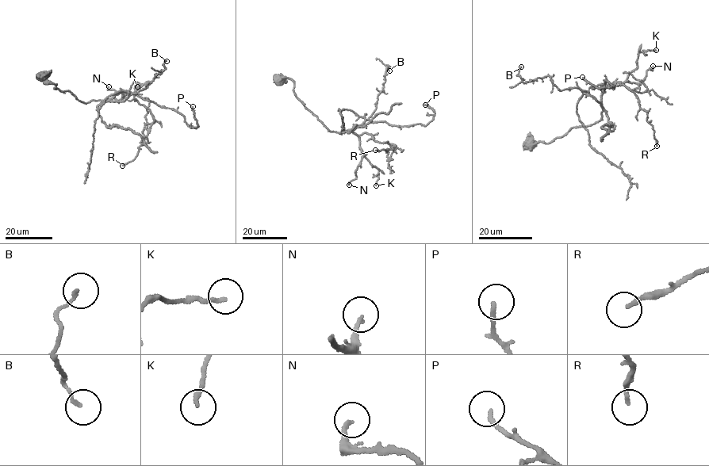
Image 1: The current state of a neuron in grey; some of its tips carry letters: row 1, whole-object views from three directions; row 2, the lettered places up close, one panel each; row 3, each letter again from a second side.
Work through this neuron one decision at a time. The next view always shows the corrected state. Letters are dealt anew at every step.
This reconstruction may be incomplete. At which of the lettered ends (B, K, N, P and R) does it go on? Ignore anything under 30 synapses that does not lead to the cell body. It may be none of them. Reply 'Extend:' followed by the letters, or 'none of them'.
Extend: none of them

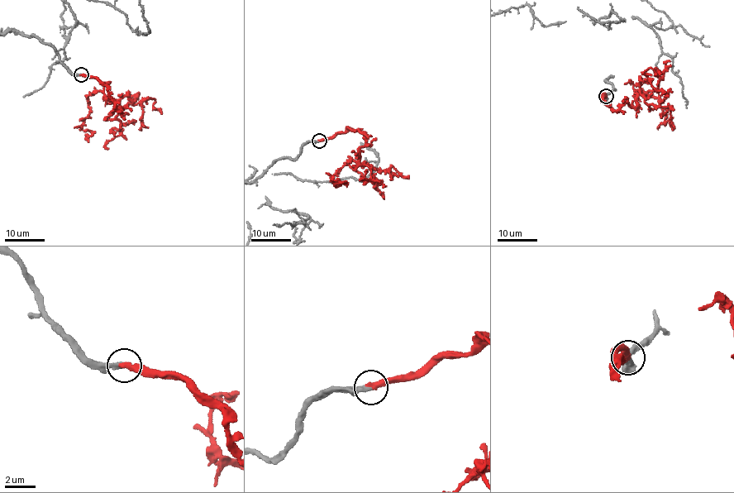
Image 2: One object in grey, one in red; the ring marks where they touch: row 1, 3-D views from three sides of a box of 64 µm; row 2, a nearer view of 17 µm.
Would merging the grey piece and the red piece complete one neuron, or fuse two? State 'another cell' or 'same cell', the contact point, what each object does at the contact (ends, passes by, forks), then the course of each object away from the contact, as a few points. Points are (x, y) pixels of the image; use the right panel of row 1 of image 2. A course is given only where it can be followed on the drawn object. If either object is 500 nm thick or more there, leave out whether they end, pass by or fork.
same cell | (606, 96) | grey ends | red ends | red via (606, 96), (616, 110), (635, 107), (636, 91), (661, 100), (673, 130)

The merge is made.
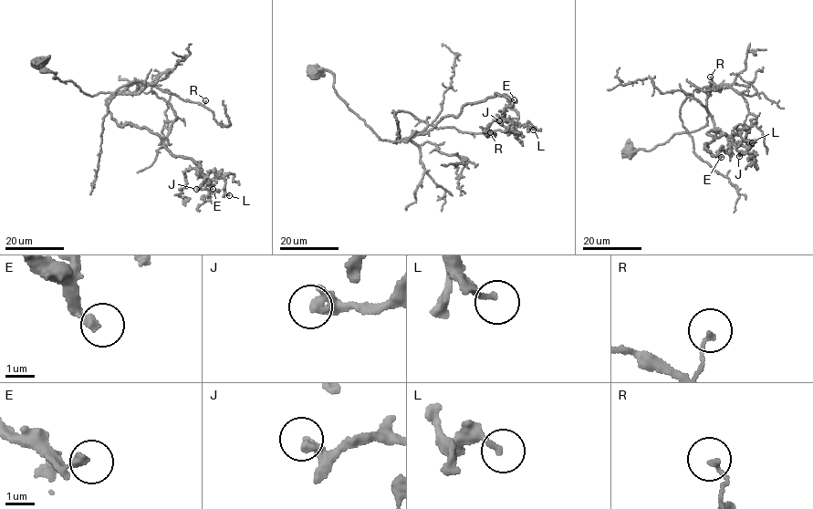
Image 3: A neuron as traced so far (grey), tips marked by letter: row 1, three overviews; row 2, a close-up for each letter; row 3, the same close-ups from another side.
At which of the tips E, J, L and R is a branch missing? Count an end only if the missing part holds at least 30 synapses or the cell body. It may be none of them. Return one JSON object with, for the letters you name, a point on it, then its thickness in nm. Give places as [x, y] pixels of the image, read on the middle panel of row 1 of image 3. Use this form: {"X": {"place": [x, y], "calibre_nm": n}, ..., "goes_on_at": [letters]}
{"E": {"place": [514, 99], "calibre_nm": 280}, "goes_on_at": ["E"]}

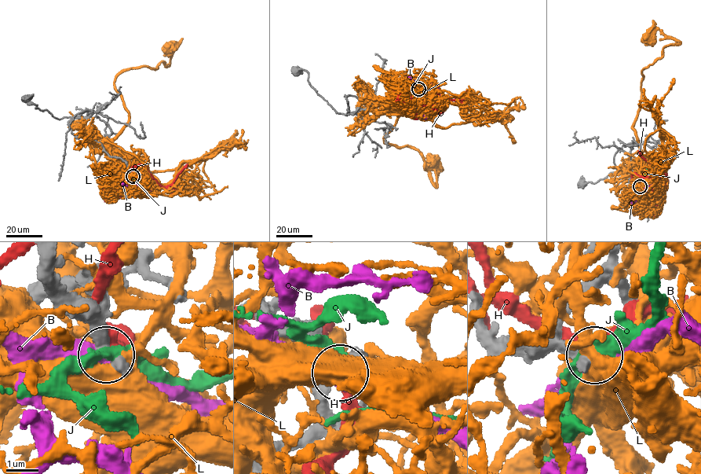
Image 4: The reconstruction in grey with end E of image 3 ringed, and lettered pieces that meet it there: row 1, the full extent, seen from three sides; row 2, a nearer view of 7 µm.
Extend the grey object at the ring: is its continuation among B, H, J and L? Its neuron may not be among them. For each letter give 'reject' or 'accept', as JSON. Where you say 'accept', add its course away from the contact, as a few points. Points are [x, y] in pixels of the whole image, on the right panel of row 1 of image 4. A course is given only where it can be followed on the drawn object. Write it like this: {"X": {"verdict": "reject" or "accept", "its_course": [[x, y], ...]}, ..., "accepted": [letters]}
{"B": {"verdict": "reject"}, "H": {"verdict": "reject"}, "J": {"verdict": "reject"}, "L": {"verdict": "reject"}, "accepted": []}

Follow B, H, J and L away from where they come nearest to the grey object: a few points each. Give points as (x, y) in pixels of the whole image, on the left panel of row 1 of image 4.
B: (133, 176), (141, 180), (133, 181), (132, 181), (140, 178), (150, 180), (147, 181)
H: (133, 174), (137, 166), (144, 165), (158, 183), (167, 186), (187, 163)
J: (133, 176), (140, 178), (146, 172), (146, 167), (147, 176)
L: (133, 177), (110, 148), (129, 119), (114, 79), (132, 67), (169, 64), (177, 44), (170, 46)

